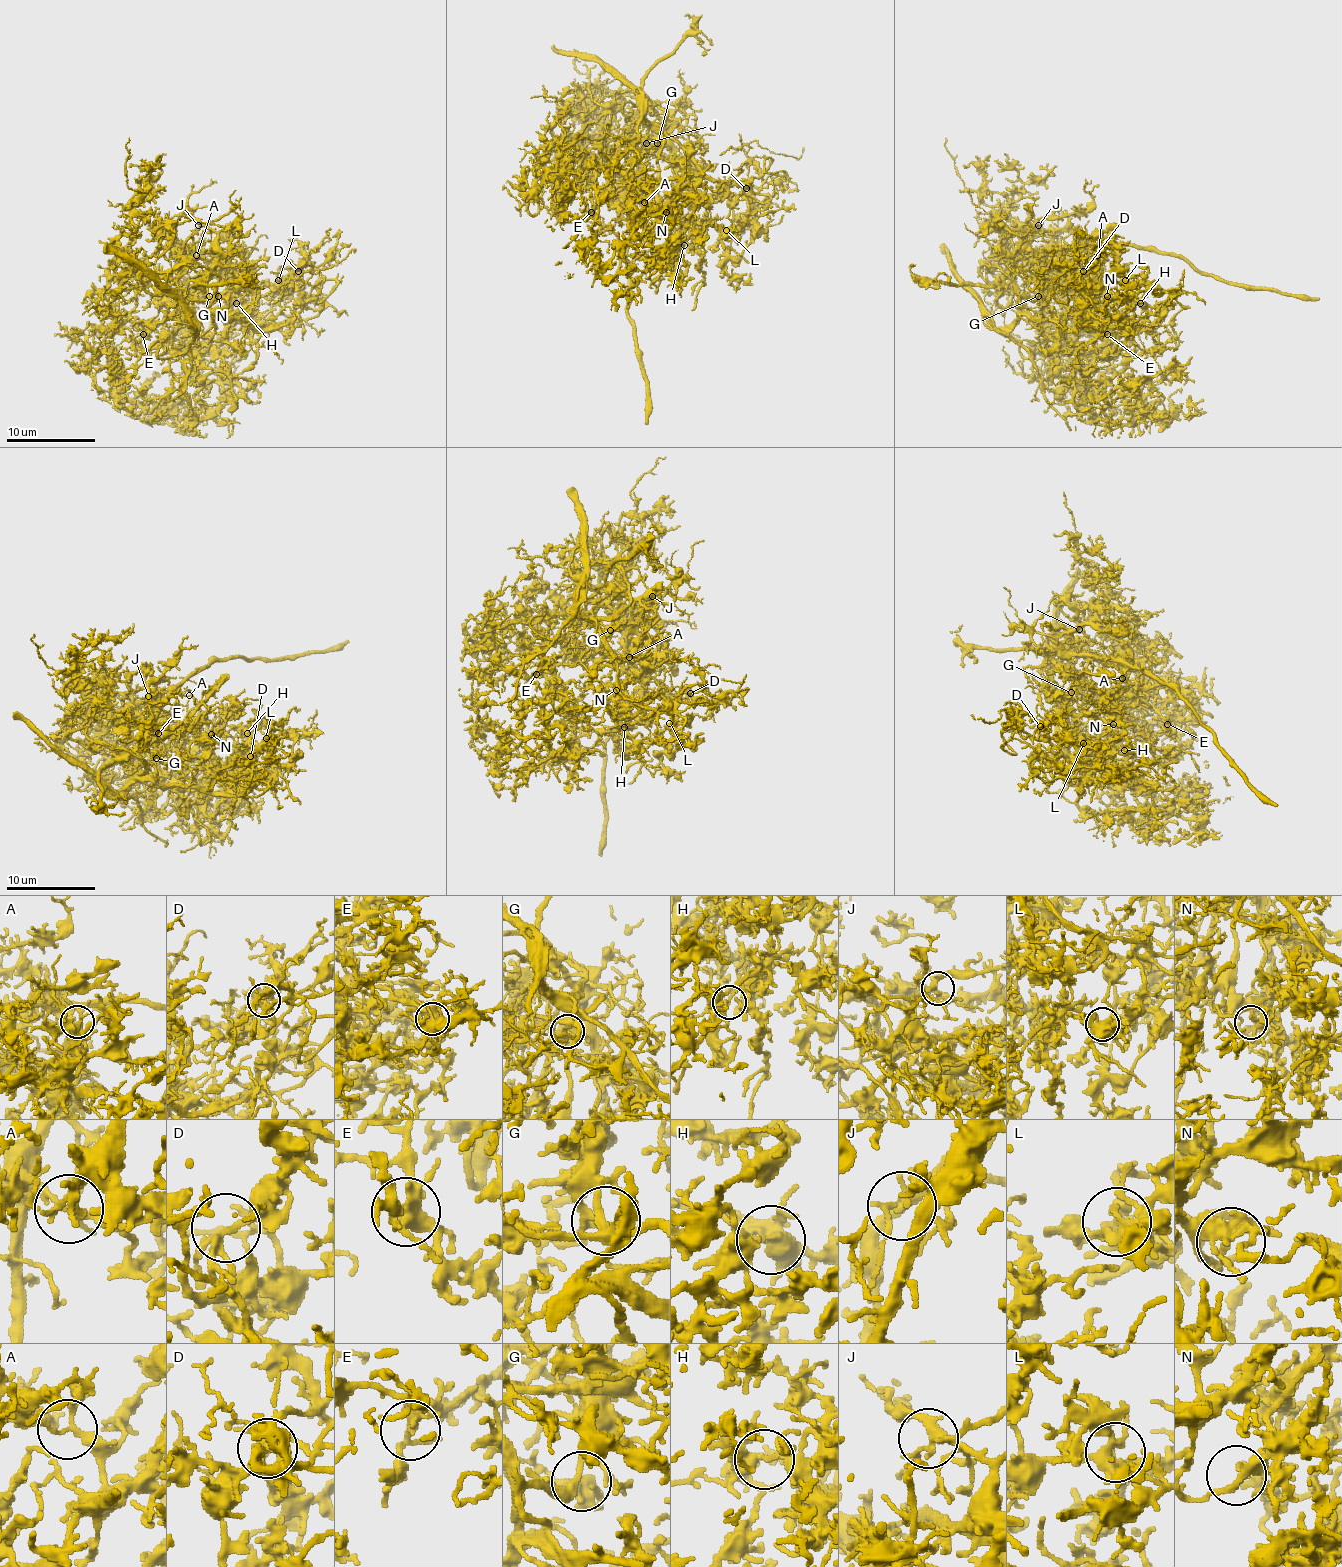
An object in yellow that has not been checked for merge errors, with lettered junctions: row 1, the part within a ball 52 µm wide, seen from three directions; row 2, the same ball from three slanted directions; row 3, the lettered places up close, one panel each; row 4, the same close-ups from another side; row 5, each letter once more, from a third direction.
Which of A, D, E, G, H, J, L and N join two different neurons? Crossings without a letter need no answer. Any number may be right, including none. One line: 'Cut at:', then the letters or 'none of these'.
Cut at: A

